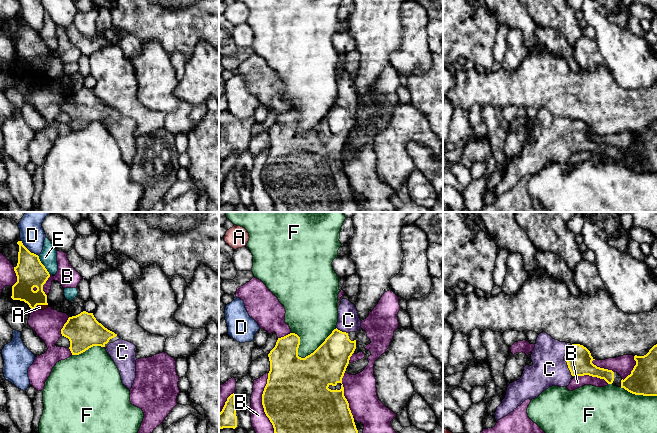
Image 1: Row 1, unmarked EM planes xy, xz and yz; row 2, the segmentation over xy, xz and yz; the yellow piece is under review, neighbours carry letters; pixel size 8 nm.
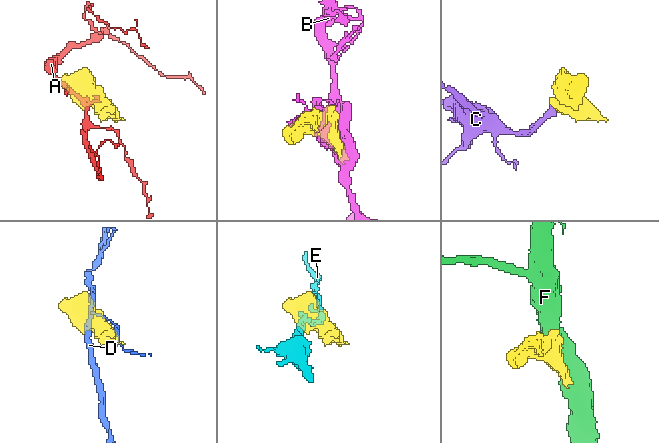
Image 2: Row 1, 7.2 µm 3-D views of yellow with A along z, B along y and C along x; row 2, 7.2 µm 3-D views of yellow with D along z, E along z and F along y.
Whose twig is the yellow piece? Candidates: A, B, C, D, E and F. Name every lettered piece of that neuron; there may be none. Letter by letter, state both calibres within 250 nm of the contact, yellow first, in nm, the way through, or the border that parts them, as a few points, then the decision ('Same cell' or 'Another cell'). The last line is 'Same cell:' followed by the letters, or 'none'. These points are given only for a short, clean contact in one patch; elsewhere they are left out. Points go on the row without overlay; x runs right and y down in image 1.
A: Thickness 220 nm (yellow) against 50 nm. Boundary: xy (47, 80), (38, 80), (34, 84). Another cell
B: Thickness 480 nm (yellow) against 140 nm. Another cell
C: Thickness 190 nm (yellow) against 280 nm. Path across: yz (580, 139), (568, 143), (549, 145). Same cell
D: Thickness 240 nm (yellow) against 190 nm. Another cell
E: Thickness 240 nm (yellow) against 140 nm. Another cell
F: Thickness 320 nm (yellow) against 380 nm. Another cell
Same cell: C

